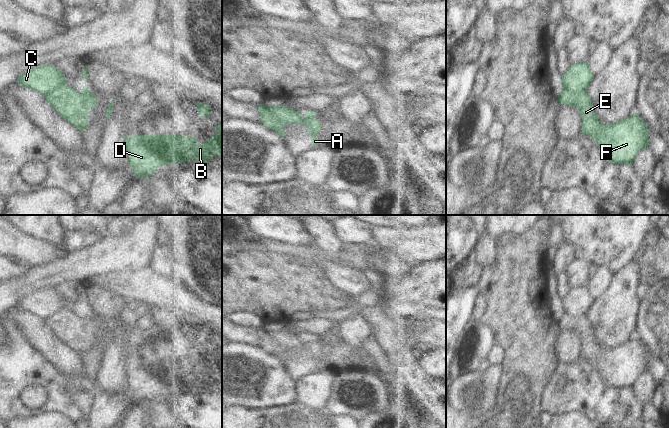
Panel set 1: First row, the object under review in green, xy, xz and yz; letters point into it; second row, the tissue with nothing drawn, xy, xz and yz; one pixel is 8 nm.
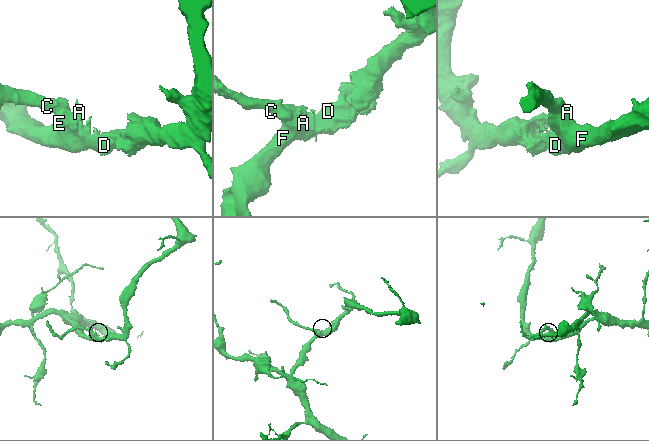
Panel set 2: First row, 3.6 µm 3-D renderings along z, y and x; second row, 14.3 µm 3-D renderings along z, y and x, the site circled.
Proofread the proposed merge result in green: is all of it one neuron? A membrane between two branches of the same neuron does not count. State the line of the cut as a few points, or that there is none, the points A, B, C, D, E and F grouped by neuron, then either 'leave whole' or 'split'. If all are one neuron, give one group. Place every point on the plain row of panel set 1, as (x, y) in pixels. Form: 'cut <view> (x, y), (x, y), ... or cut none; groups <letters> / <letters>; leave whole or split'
cut yz (562, 310), (574, 316), (585, 315); groups A B D E F / C; split

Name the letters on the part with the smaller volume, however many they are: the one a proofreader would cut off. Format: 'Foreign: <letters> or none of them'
Foreign: C

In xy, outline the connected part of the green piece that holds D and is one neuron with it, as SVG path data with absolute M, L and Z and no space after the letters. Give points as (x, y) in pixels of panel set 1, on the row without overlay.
M215 348L215 359L199 368L196 361L183 359L131 359L124 361L124 370L135 403L152 399L160 389L183 387L192 383L207 386L211 381L222 378L222 348Z

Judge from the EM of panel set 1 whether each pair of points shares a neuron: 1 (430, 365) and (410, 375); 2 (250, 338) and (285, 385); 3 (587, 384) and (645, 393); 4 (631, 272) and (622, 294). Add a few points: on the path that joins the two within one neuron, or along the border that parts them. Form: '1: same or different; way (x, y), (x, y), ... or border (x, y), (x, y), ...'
1: different; border (418, 355), (421, 366), (435, 378)
2: different; border (233, 342), (247, 342), (257, 346)
3: different; border (632, 388), (635, 396), (645, 407)
4: same; way (626, 277), (621, 283), (622, 289)

